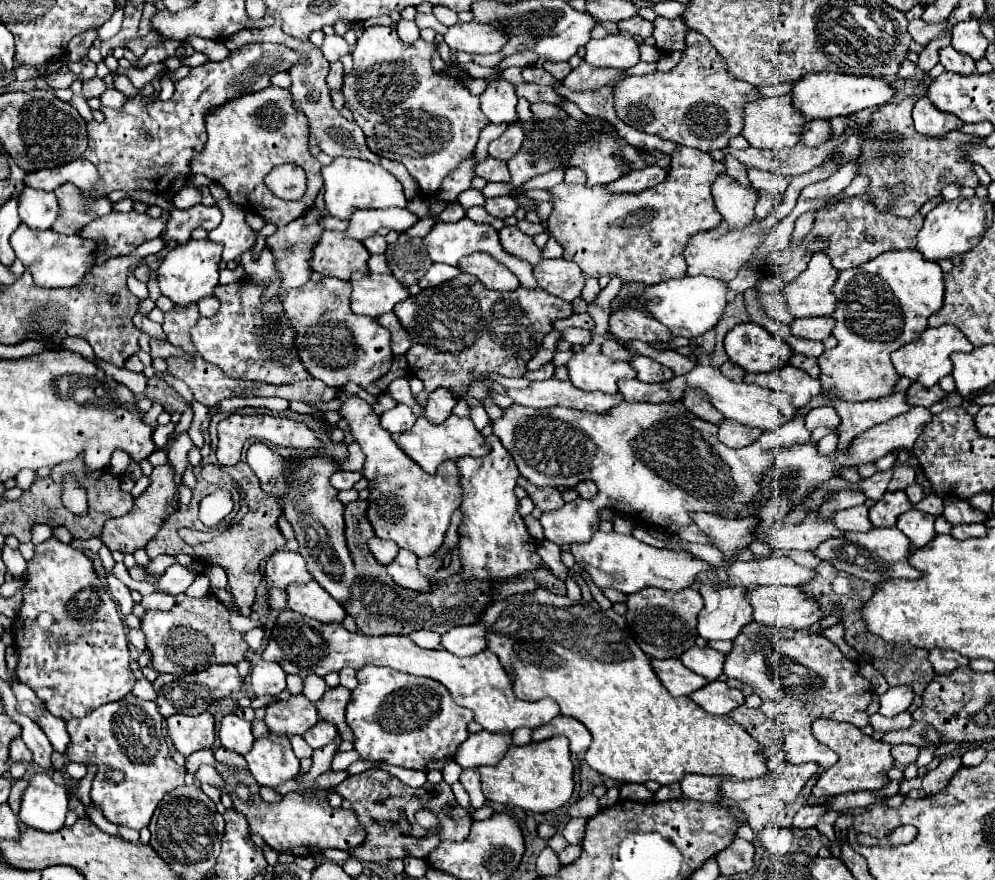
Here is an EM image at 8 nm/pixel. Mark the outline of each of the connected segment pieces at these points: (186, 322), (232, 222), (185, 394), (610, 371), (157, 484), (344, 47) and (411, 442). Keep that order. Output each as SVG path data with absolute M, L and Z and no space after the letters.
M174 306L170 312L164 314L164 332L168 336L168 342L174 346L180 346L186 352L196 352L190 342L190 326L194 326L194 320L198 320L198 306Z
M225 198L217 202L223 218L222 224L210 232L210 240L222 242L222 260L238 260L244 252L250 252L256 242L256 234L250 230L250 226L244 220L244 208L236 206L232 200Z
M156 372L156 376L164 380L169 386L172 386L189 404L194 401L193 394L190 388L182 380L175 378L170 374Z
M578 352L570 358L566 368L570 374L570 382L586 392L600 390L616 394L620 380L636 378L636 372L628 362L618 362L604 354Z
M158 466L152 470L150 474L150 486L144 494L140 494L134 504L138 506L136 512L126 514L122 518L112 518L104 524L100 540L108 546L108 550L120 550L122 554L132 554L138 548L144 548L160 530L160 526L164 524L166 518L162 518L162 514L166 514L166 506L170 506L170 494L174 494L174 474L170 474L170 466Z
M326 36L324 38L324 44L322 44L322 54L328 62L334 62L334 60L340 60L342 56L350 54L350 46L346 44L346 40L342 36Z
M450 414L450 418L446 418L446 422L442 424L432 424L426 418L418 418L410 432L396 434L394 438L396 438L396 444L402 448L402 452L428 474L434 474L436 468L446 460L458 460L462 456L486 456L492 450L490 446L486 450L486 440L476 430L470 418L458 418L454 414Z

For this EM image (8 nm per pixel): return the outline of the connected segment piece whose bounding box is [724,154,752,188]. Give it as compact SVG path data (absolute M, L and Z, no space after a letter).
M726 154L724 164L726 164L726 168L728 168L726 172L728 172L728 176L730 176L730 178L738 180L738 184L744 184L744 186L752 188L752 186L750 186L750 182L748 182L748 176L746 176L746 168L744 168L736 158L732 158L730 154Z

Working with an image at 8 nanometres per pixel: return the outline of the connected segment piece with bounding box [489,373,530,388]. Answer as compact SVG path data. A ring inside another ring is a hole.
M496 373L490 374L489 378L505 386L506 388L525 388L530 384L530 381L523 377L508 378L508 377L500 376L499 374Z

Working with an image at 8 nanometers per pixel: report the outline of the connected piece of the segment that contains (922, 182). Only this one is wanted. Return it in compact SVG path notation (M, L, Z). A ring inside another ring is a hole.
M916 96L906 98L896 106L892 114L886 114L884 108L878 108L872 114L870 124L860 132L864 136L864 144L856 158L858 174L866 174L870 184L866 188L870 202L874 202L880 210L896 210L896 216L910 218L916 210L920 210L928 200L940 196L942 188L948 184L960 186L978 186L978 176L972 170L972 160L962 152L960 144L974 142L974 138L954 130L942 138L942 150L936 150L936 142L932 138L922 138L914 130L912 122L912 108L916 104ZM876 132L876 134L874 134ZM904 184L904 194L894 196L892 186Z

